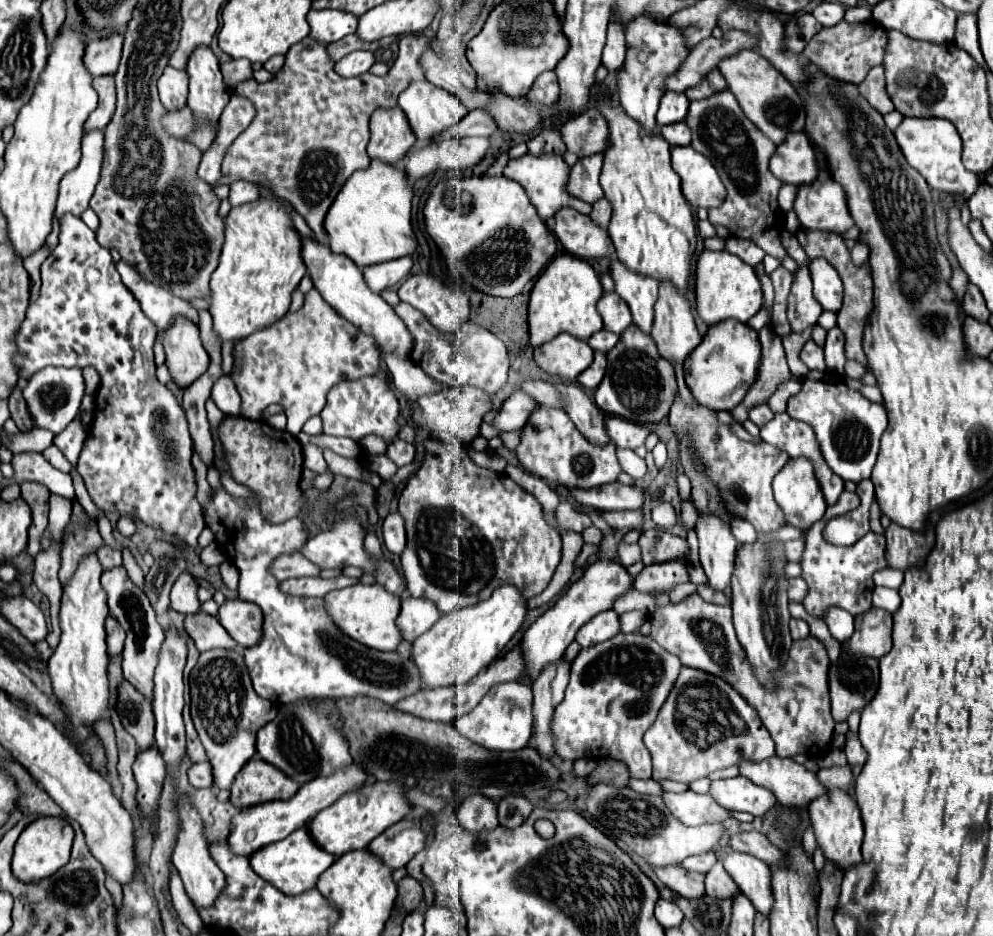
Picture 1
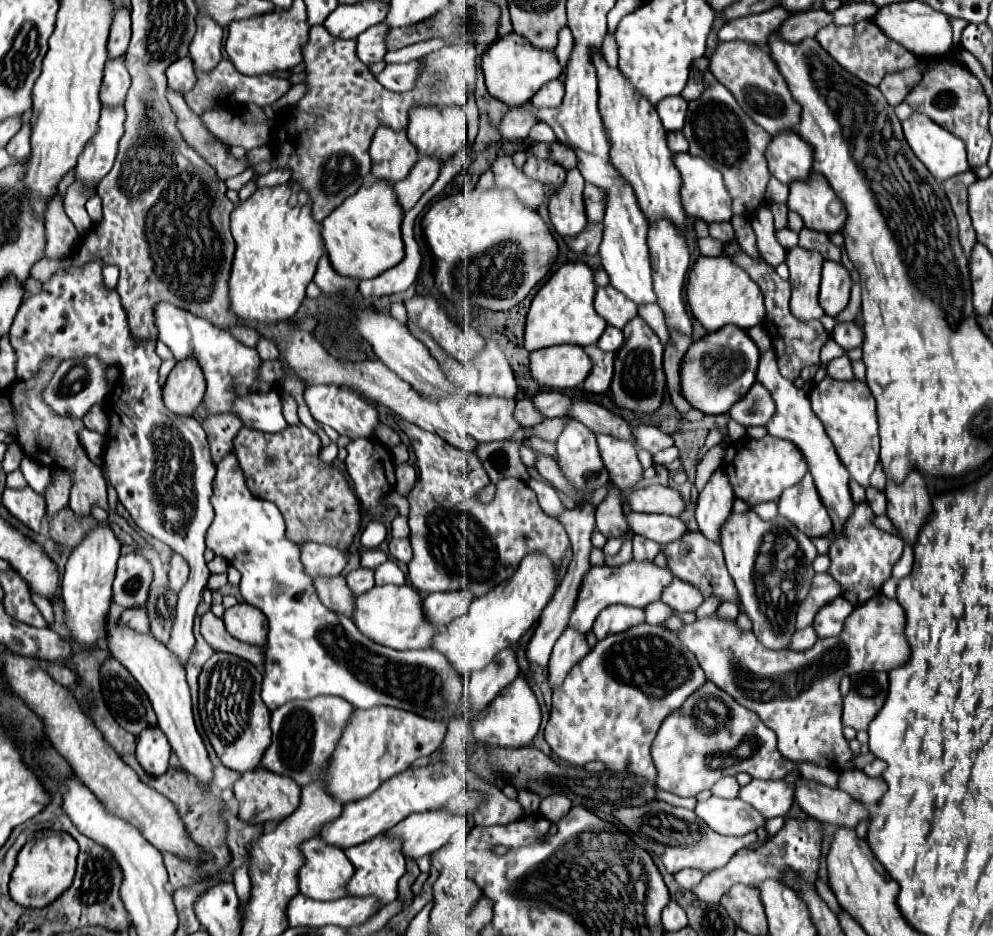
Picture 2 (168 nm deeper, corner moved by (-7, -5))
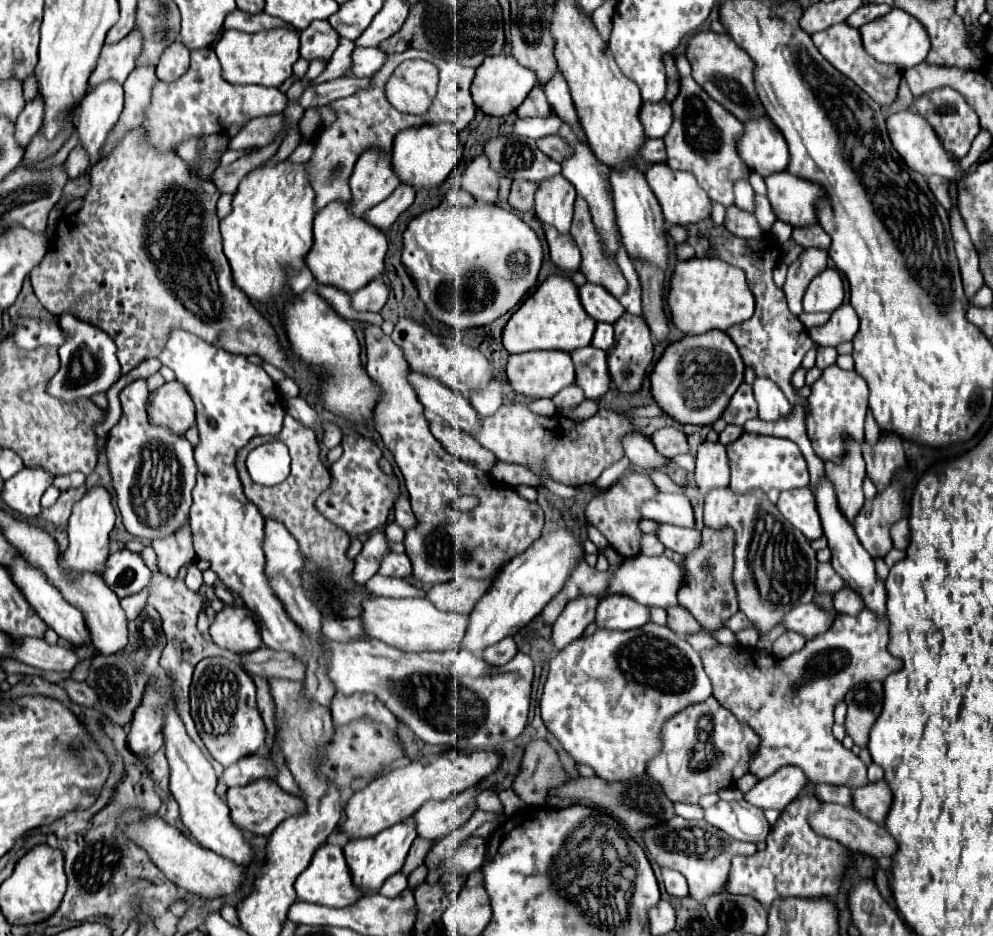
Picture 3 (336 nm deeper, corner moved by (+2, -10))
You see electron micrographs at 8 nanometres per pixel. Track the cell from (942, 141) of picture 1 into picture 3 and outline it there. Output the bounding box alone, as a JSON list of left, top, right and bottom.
[887,111,963,181]

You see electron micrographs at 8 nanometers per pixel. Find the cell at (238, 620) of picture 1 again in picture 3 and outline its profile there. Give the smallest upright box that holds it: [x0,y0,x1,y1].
[209,605,263,653]

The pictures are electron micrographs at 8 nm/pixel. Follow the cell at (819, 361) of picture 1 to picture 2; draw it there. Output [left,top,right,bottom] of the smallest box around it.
[732,250,830,380]

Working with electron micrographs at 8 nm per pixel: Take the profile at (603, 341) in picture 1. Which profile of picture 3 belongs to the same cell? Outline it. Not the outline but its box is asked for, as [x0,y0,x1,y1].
[591,323,613,351]

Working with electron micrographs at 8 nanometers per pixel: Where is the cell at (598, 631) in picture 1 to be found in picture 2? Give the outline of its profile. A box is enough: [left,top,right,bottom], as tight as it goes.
[592,604,644,640]

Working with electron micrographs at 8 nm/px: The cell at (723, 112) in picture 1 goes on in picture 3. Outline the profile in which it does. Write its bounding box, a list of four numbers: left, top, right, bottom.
[663,55,751,209]

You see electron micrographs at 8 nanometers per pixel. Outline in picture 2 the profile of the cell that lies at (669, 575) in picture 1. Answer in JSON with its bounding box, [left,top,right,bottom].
[662,578,704,612]

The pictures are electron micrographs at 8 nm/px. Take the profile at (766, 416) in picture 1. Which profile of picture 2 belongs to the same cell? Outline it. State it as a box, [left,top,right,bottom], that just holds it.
[730,382,774,426]

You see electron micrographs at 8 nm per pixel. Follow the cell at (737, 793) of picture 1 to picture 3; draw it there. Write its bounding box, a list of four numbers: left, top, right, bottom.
[745,767,807,811]

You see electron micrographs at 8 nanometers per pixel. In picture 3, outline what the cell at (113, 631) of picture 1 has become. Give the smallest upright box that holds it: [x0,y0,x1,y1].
[121,589,147,621]

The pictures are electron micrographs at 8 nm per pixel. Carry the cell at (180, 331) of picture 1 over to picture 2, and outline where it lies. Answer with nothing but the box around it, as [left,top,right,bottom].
[162,358,204,416]

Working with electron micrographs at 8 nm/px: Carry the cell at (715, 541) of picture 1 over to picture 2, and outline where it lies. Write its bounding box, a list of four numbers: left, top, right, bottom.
[696,468,734,542]

